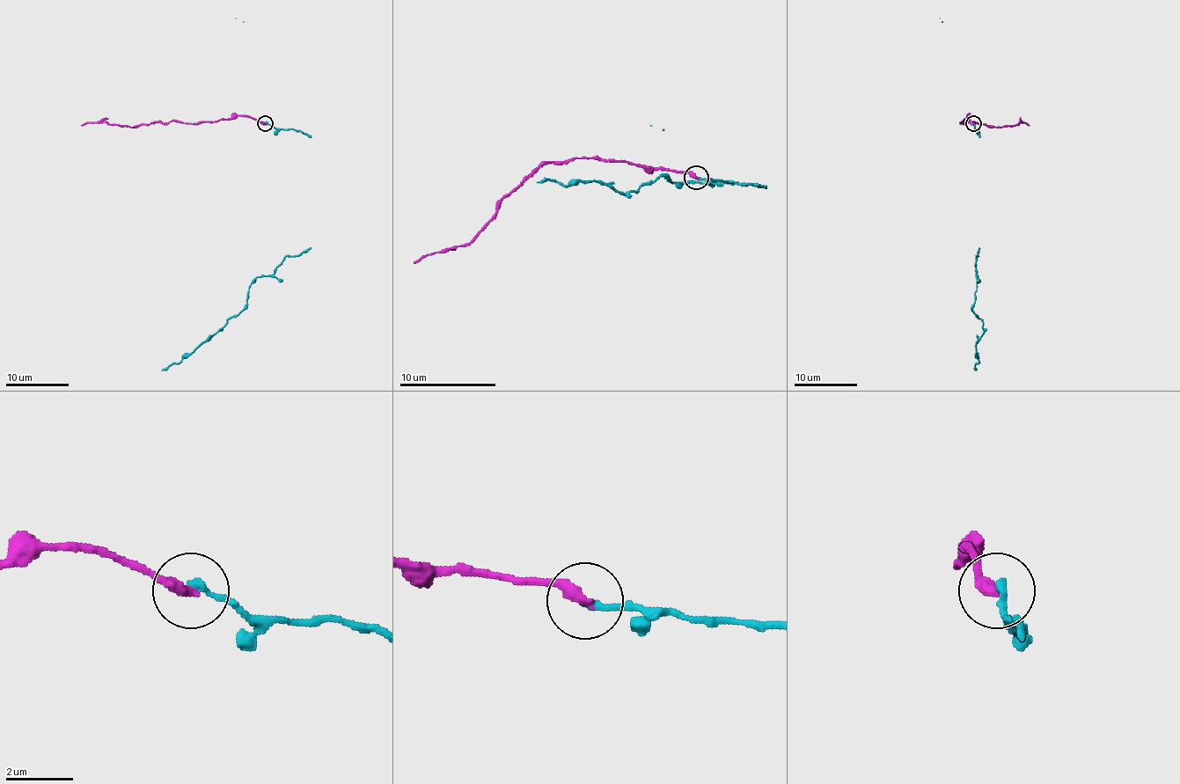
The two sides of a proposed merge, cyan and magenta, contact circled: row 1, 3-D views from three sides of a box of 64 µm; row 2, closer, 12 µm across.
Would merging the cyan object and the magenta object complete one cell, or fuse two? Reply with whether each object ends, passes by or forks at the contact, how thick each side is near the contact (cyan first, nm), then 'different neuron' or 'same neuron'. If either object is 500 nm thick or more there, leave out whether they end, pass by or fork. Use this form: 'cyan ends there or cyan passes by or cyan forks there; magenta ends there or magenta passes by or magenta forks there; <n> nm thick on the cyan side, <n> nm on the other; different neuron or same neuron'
cyan ends there; magenta ends there; 200 nm thick on the cyan side, 340 nm on the other; same neuron

